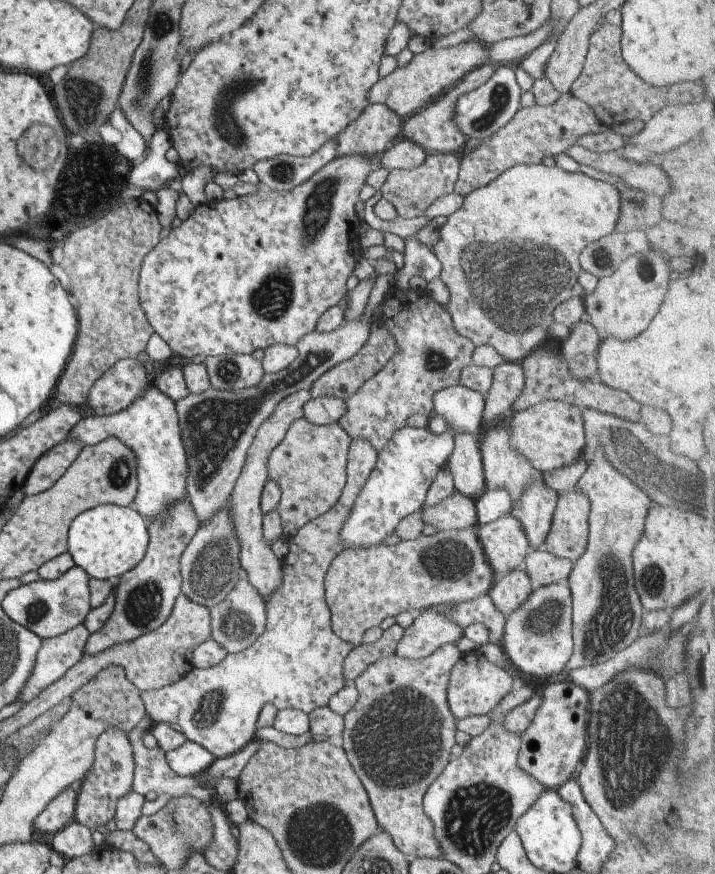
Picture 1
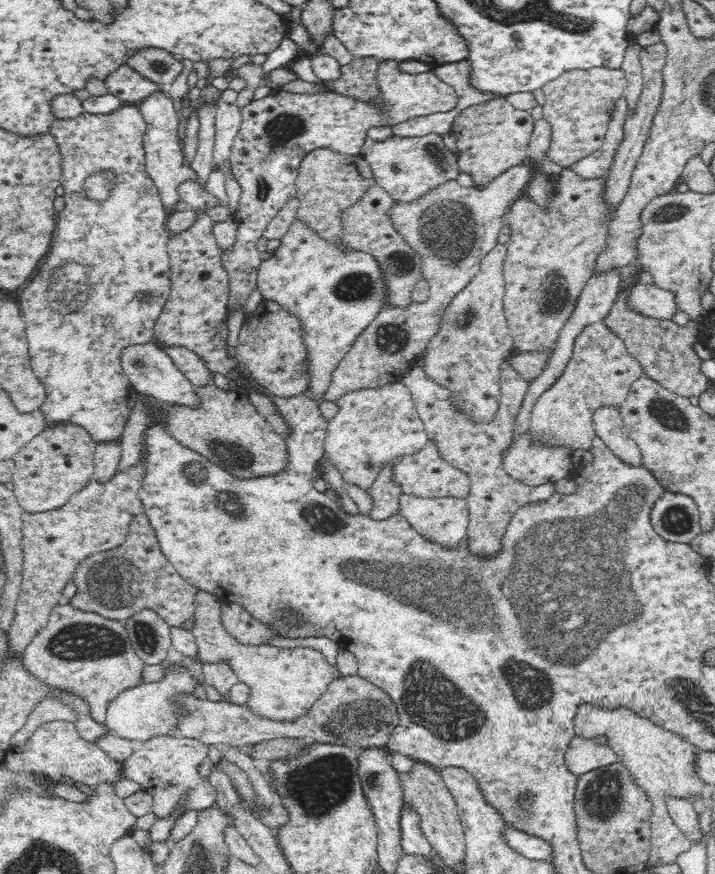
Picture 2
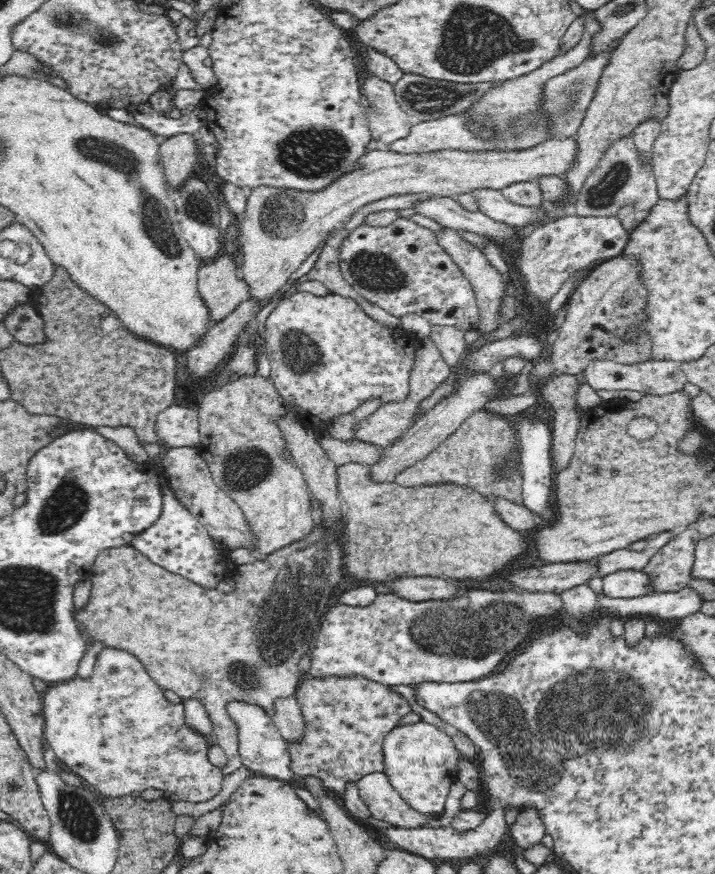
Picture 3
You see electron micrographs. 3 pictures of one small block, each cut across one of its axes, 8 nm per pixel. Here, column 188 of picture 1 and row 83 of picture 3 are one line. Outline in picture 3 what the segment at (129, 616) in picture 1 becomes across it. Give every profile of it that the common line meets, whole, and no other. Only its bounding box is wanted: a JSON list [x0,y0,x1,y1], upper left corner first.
[389,12,600,154]

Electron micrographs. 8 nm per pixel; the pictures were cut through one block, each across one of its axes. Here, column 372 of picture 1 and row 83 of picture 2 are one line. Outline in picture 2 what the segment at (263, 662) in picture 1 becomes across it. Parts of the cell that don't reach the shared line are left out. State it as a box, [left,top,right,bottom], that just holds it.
[391,58,505,138]

